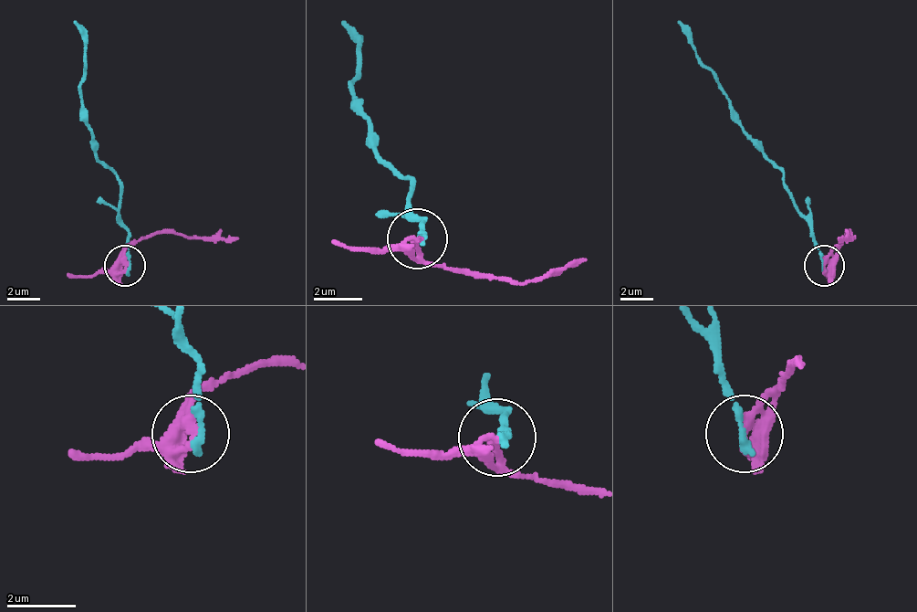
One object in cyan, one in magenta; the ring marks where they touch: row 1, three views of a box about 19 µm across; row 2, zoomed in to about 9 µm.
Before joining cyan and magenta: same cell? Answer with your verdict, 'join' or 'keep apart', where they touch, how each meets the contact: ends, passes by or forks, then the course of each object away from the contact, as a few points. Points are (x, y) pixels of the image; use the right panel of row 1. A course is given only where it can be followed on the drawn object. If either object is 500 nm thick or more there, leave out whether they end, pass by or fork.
keep apart; at (824, 265); cyan ends there; magenta forks there; cyan runs (825, 267), (813, 226), (797, 209), (785, 173), (739, 123), (724, 87), (691, 34), (679, 22); magenta runs (825, 267), (849, 234), (854, 237), (838, 237)

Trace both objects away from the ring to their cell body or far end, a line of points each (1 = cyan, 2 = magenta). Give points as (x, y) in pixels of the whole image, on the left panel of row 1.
1: (128, 267), (128, 226), (119, 209), (115, 173), (95, 152), (78, 87), (82, 34), (75, 22)
2: (123, 267), (131, 242), (156, 234), (237, 237)

